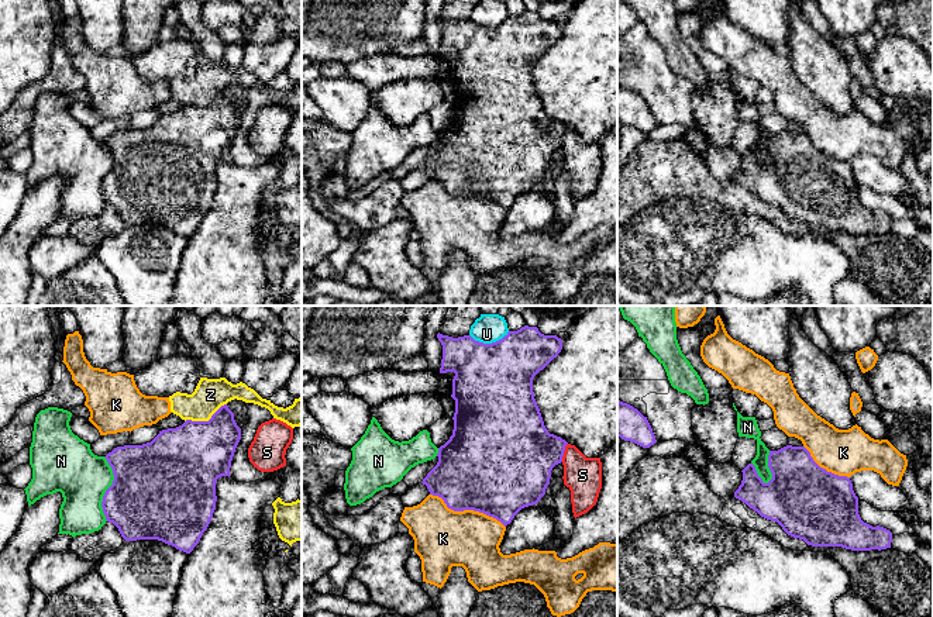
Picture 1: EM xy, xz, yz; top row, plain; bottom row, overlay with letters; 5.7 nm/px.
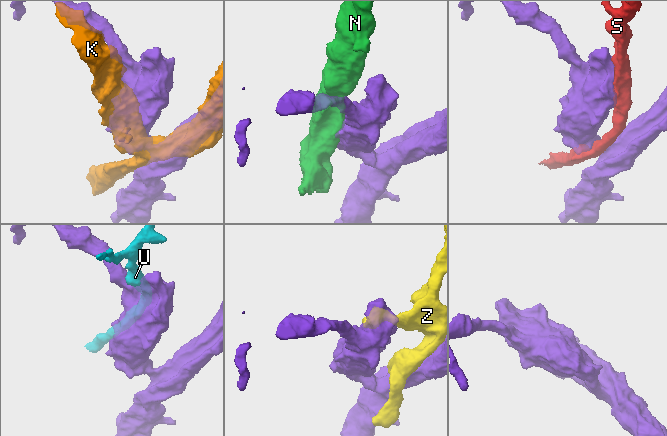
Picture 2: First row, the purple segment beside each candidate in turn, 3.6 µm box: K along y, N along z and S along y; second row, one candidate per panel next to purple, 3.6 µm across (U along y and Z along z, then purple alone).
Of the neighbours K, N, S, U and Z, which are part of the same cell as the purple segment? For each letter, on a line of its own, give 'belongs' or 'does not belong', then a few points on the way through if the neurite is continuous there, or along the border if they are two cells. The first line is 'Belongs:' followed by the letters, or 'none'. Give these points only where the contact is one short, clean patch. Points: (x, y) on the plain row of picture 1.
Belongs: none
K: does not belong
N: does not belong
S: does not belong
U: does not belong
Z: does not belong

